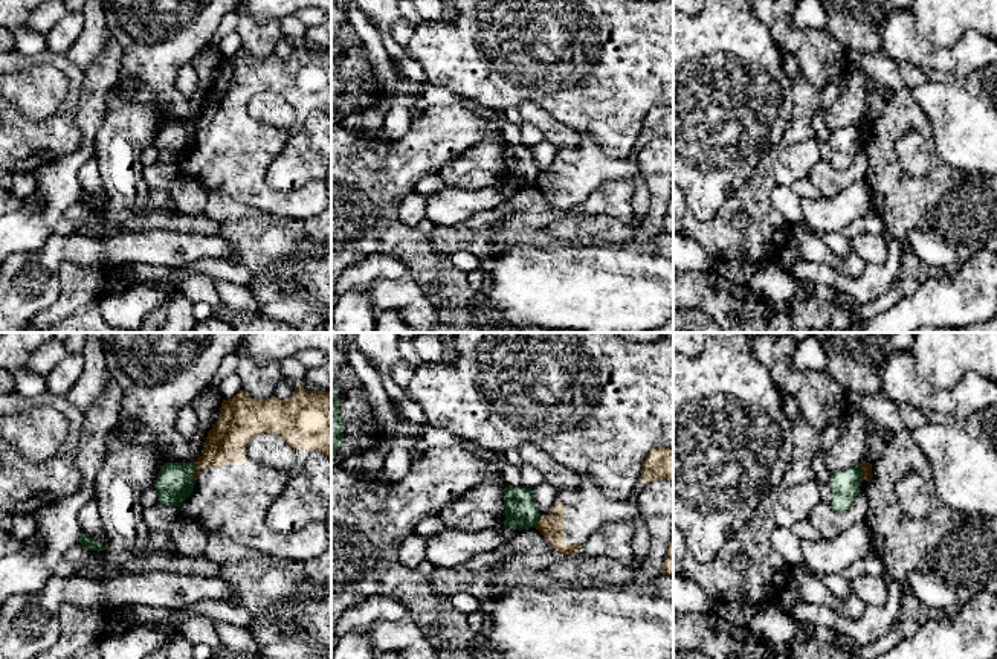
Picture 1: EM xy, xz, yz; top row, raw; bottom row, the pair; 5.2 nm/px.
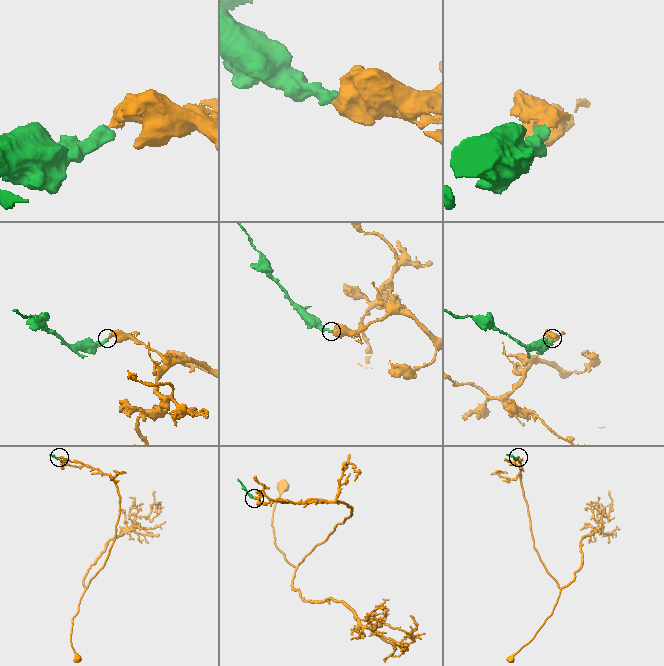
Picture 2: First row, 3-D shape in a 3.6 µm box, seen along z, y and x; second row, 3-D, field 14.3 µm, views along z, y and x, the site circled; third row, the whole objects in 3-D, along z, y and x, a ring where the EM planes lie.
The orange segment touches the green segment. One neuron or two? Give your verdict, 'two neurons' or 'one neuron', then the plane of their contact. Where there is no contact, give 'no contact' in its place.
two neurons | xy

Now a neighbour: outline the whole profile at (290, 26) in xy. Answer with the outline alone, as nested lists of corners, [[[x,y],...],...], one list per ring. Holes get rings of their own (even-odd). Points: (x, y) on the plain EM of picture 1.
[[[289,15],[289,17],[282,18],[281,21],[278,21],[278,24],[286,38],[289,38],[295,43],[299,43],[304,40],[307,26],[304,23],[301,23],[296,17]]]

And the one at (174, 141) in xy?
[[[168,121],[165,122],[154,140],[159,153],[159,162],[168,165],[182,165],[186,156],[194,149],[194,121]]]

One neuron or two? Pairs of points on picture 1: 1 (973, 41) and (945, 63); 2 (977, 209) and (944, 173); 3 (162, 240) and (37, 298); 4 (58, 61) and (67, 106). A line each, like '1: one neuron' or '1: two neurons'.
1: one neuron
2: one neuron
3: one neuron
4: one neuron

